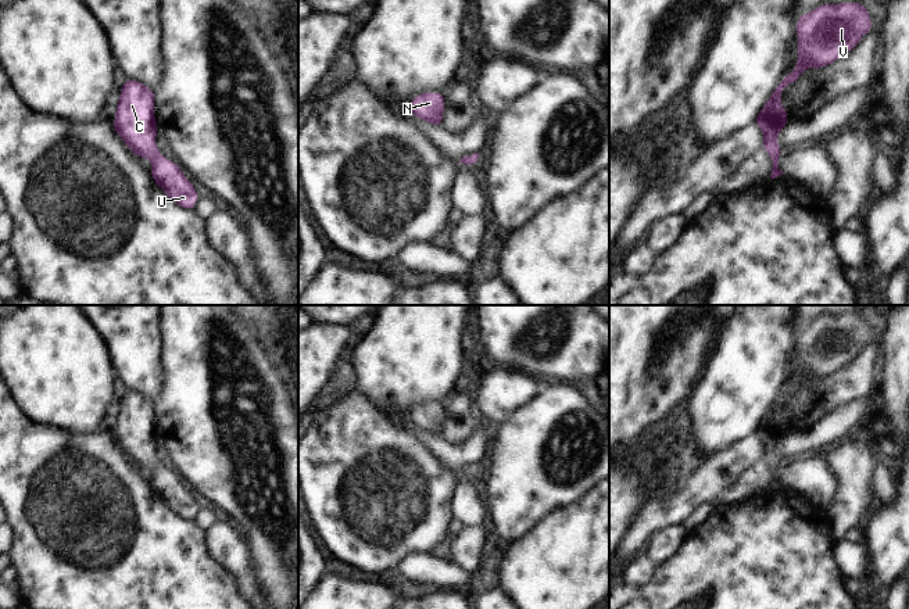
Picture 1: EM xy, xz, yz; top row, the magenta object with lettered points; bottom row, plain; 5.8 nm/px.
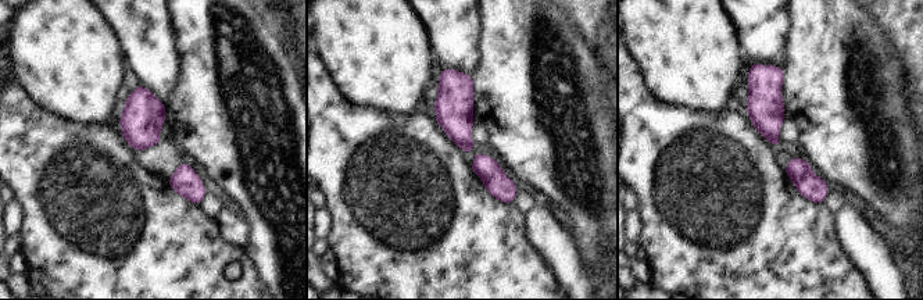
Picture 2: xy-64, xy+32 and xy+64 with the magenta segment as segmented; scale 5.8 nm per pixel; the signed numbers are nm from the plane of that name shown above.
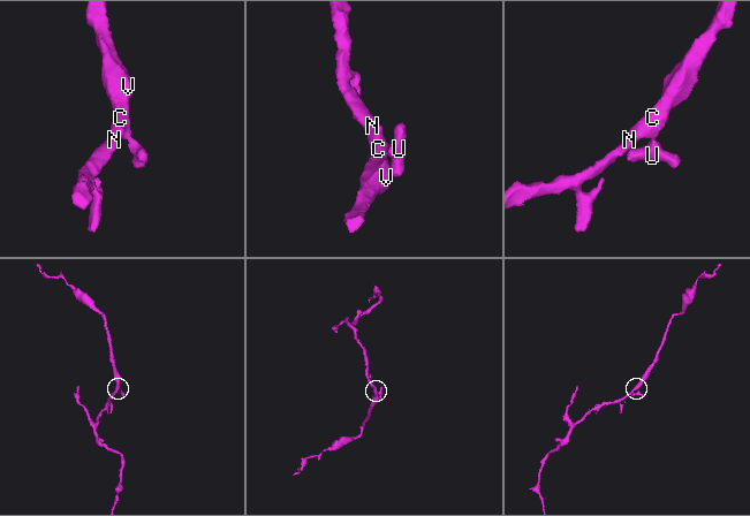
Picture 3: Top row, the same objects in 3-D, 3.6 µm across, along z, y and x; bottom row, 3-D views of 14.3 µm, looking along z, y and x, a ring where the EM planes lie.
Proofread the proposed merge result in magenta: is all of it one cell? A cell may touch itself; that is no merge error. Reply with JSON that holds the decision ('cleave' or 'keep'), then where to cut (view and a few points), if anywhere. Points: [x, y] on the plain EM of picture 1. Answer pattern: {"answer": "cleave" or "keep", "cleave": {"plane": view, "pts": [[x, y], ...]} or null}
{"answer": "keep", "cleave": null}

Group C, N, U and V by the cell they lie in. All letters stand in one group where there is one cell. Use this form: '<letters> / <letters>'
C N U V

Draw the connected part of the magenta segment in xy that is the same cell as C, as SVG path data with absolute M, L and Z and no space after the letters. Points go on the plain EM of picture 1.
M126 390L114 430L114 440L125 455L139 468L153 473L151 487L165 505L178 516L193 522L198 506L180 479L160 466L154 454L157 433L154 429L154 401L143 394Z

